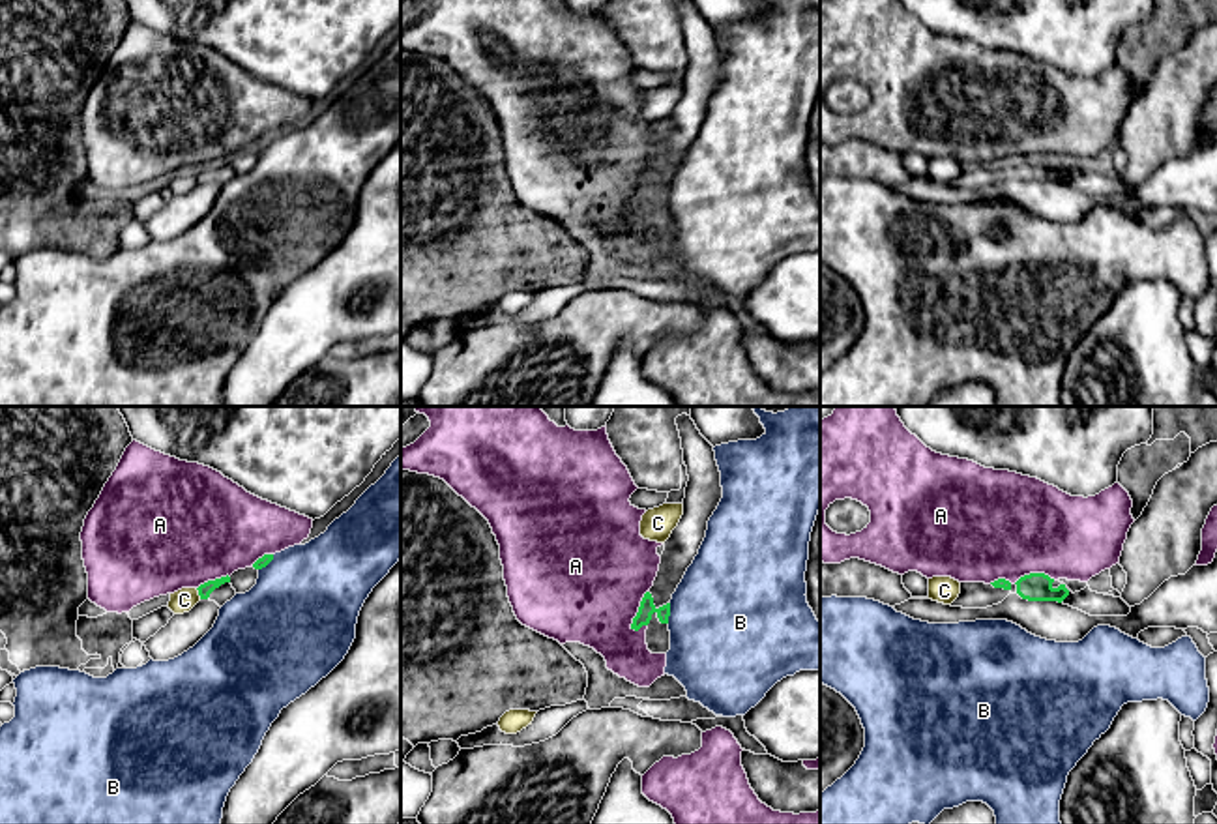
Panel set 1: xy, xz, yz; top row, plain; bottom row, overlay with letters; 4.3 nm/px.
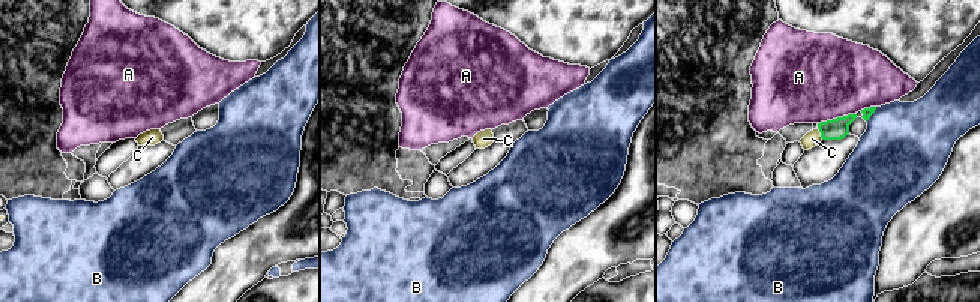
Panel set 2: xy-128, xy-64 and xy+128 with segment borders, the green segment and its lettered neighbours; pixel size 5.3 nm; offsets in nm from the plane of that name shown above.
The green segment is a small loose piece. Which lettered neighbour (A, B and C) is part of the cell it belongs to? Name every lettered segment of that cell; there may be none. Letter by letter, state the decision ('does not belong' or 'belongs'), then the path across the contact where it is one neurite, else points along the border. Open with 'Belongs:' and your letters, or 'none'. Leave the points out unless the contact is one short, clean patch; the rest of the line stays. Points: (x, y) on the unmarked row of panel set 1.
Belongs: none
A: does not belong; border along yz (1055, 160), (1025, 154), (1013, 163), (989, 163)
B: does not belong; border along xz (671, 184), (667, 203)
C: does not belong; border along xy (195, 169), (201, 178)

